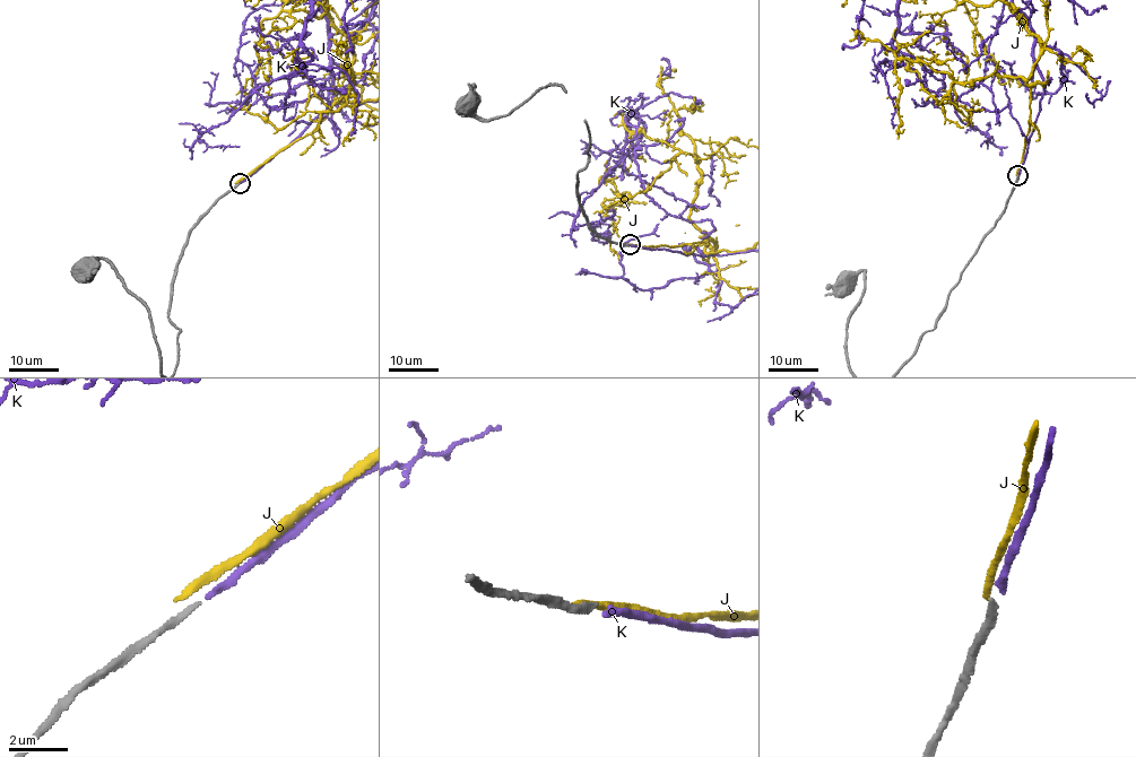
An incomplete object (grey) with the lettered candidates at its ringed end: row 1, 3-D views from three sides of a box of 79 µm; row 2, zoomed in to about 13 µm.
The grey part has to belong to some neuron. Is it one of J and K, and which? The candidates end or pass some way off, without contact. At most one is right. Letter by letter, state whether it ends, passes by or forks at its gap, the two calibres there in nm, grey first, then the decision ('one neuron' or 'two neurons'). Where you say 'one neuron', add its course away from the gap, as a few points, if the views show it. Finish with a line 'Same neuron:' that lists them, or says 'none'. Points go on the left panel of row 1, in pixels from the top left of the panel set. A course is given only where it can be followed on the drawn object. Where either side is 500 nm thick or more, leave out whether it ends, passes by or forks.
J: it ends | 200/300 nm | two neurons
K: it ends | 200/220 nm | one neuron
Same neuron: K

